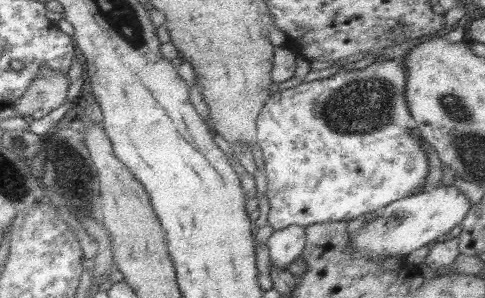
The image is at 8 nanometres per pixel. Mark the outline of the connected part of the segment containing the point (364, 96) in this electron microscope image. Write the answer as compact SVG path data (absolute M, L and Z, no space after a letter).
M378 59L374 61L372 64L370 64L368 67L364 69L354 70L354 71L338 71L335 75L332 75L328 78L314 80L311 82L304 82L300 83L299 85L289 88L283 91L278 91L276 89L273 89L271 93L271 97L267 100L267 103L264 105L264 108L260 111L260 114L257 118L257 144L259 144L259 147L262 148L263 157L265 159L265 169L264 172L267 176L267 195L268 195L268 201L270 201L270 213L268 216L268 222L267 224L274 229L274 231L283 230L286 228L289 228L293 225L298 226L304 226L305 228L312 225L312 224L319 224L324 222L337 222L342 220L350 220L358 217L362 217L364 214L376 212L379 209L382 209L388 204L391 204L391 202L394 202L396 200L401 200L402 198L406 198L408 196L412 196L414 193L420 193L424 191L424 183L426 181L426 176L428 174L428 157L426 156L425 151L423 150L423 147L421 145L420 141L426 141L423 137L422 140L418 140L414 136L414 130L411 131L411 129L414 129L414 121L412 120L412 116L410 114L406 99L405 99L405 84L406 84L407 74L405 74L405 68L403 67L403 61L402 59Z

